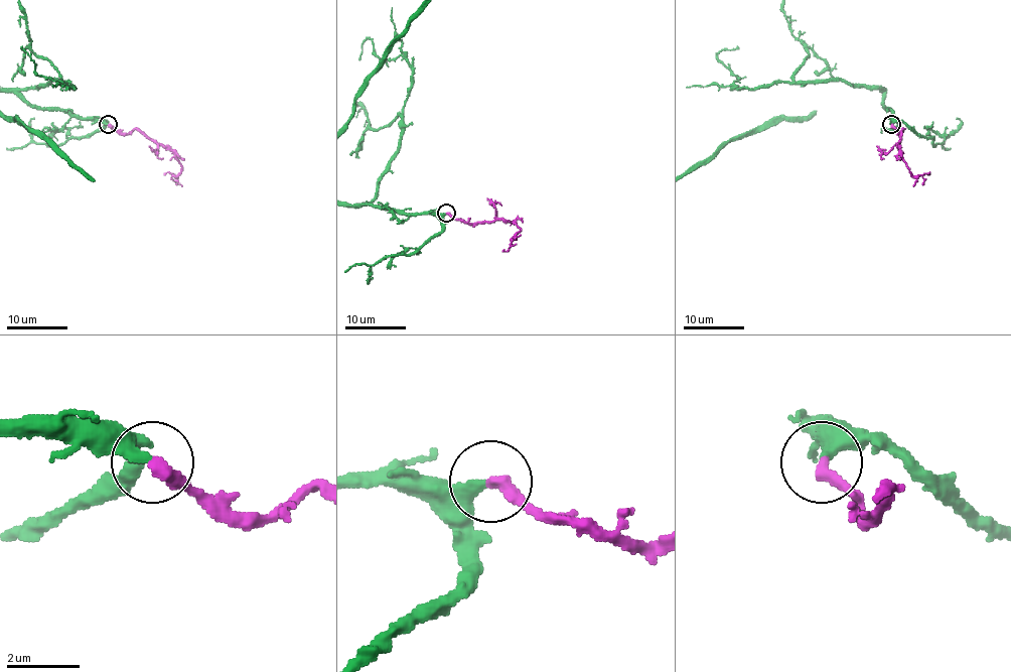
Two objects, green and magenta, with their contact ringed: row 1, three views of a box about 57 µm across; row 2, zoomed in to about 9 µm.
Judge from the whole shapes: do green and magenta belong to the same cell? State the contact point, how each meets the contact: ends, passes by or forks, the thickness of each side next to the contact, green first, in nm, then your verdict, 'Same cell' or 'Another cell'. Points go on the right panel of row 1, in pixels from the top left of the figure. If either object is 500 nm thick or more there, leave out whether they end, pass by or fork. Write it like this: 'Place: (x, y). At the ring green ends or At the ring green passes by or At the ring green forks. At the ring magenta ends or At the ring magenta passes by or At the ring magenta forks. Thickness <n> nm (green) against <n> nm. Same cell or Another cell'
Place: (891, 124). At the ring green ends. At the ring magenta ends. Thickness 360 nm (green) against 360 nm. Same cell

